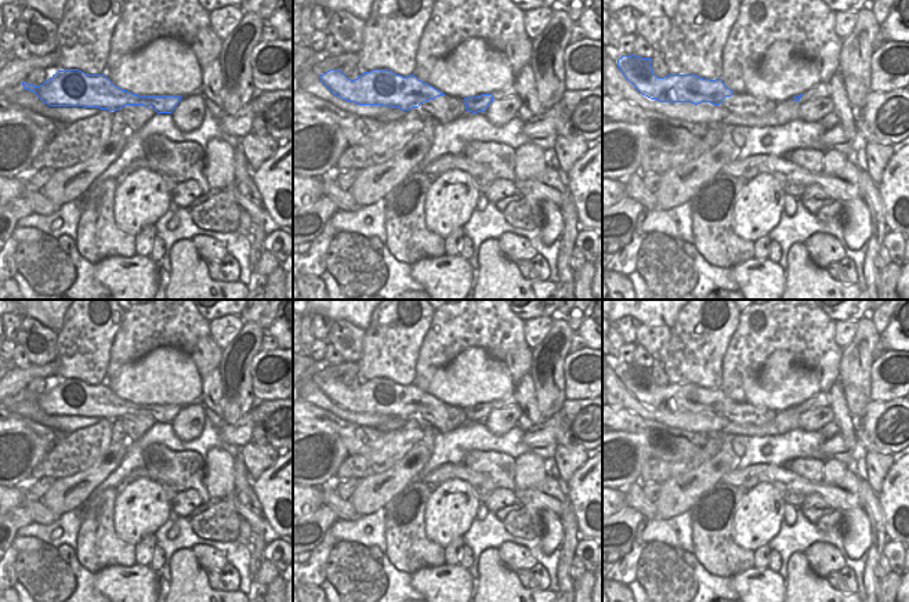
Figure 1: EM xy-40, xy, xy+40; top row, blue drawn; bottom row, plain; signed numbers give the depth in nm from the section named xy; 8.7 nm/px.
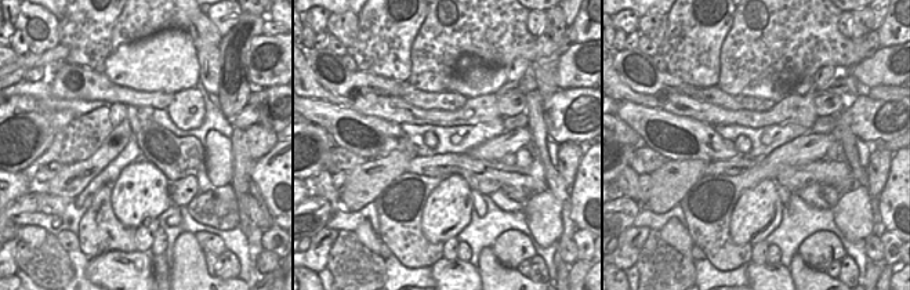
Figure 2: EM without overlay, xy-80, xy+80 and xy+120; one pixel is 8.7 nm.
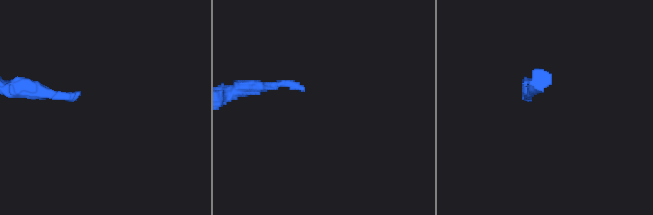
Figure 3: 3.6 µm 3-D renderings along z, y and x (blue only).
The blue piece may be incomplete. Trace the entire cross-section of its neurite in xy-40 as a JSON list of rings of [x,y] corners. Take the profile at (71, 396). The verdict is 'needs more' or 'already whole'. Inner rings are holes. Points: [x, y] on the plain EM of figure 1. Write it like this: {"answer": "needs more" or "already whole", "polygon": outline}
{"answer": "already whole", "polygon": [[[79,378],[58,380],[40,395],[22,391],[50,416],[83,416],[119,420],[126,414],[152,416],[157,423],[171,423],[181,405],[138,405],[115,395],[105,384],[87,384]]]}

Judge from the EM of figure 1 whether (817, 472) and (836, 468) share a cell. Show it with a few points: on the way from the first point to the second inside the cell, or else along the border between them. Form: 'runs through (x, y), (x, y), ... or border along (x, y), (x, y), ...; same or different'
border along (825, 460), (825, 474), (821, 481); different

